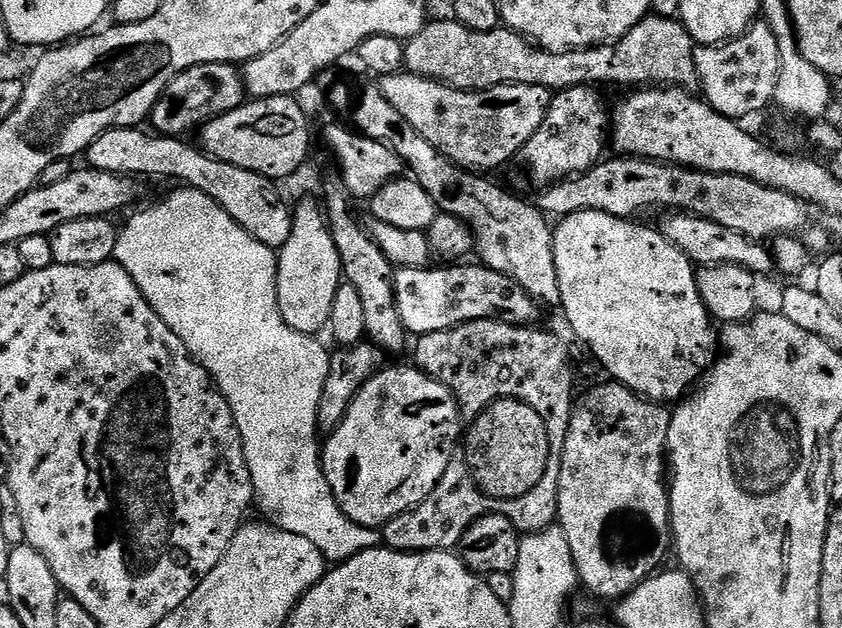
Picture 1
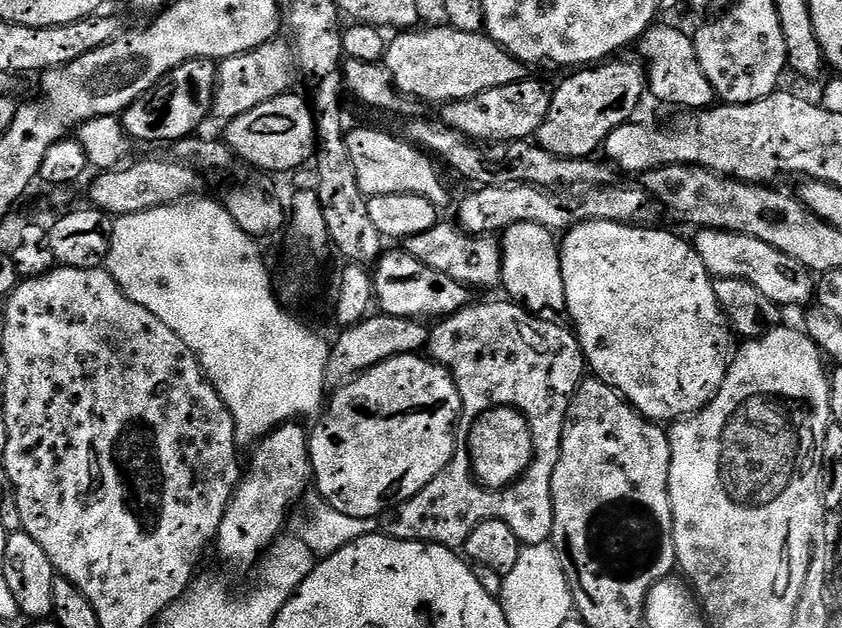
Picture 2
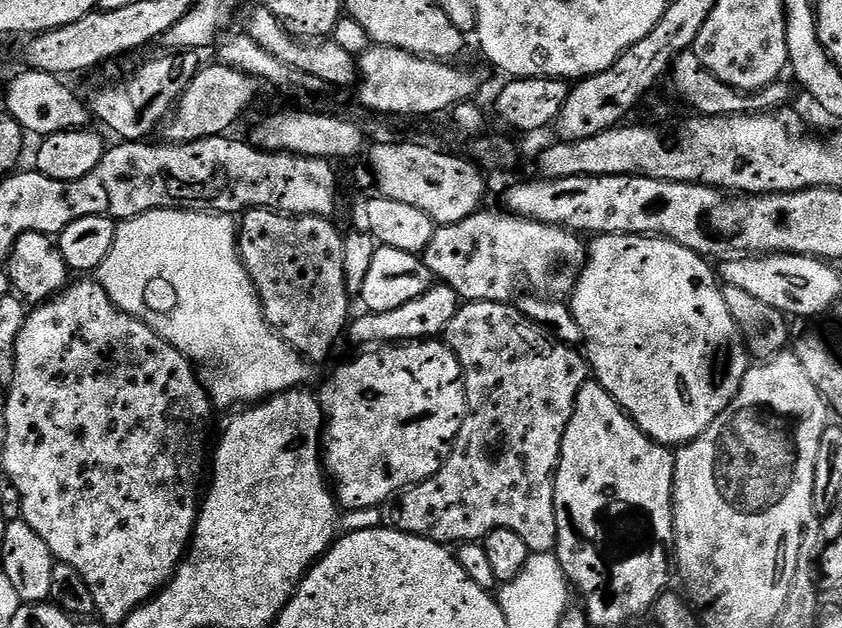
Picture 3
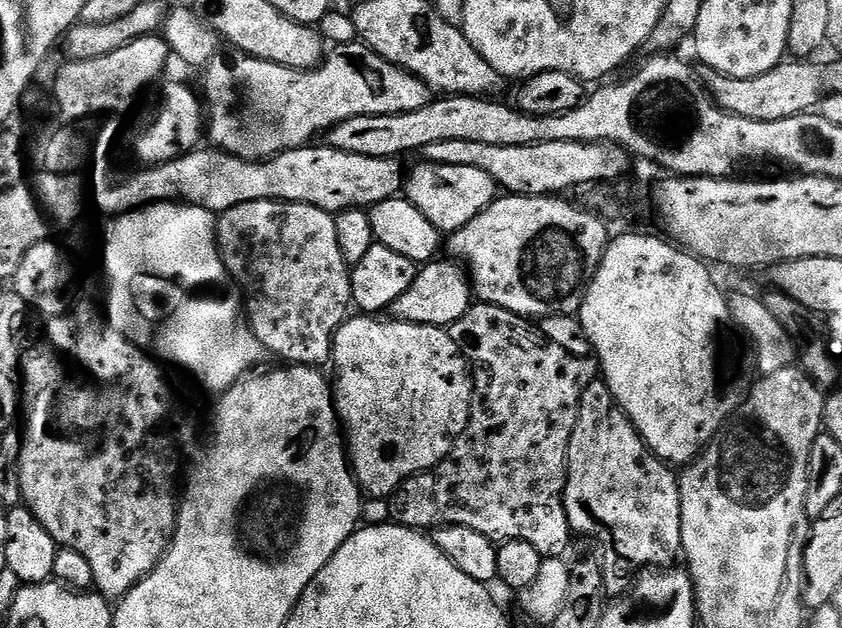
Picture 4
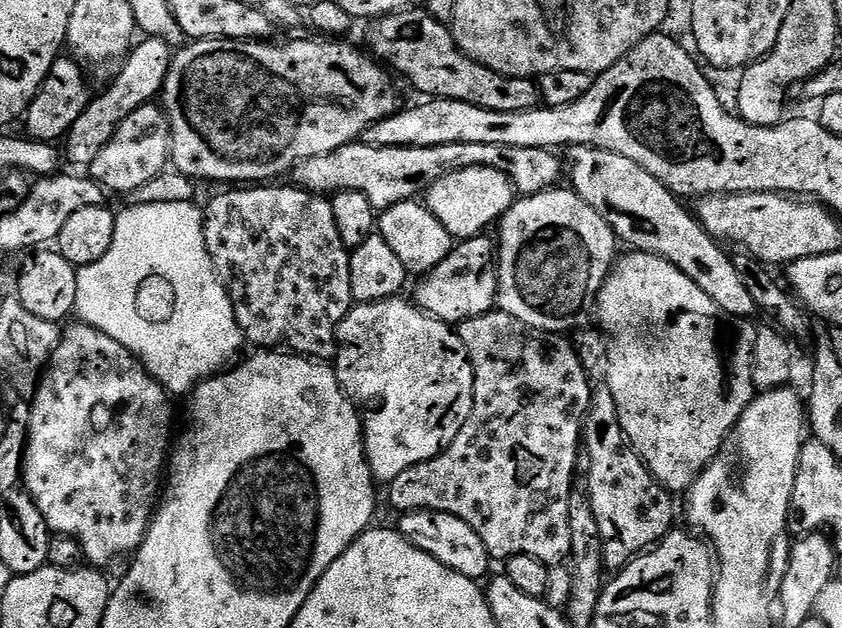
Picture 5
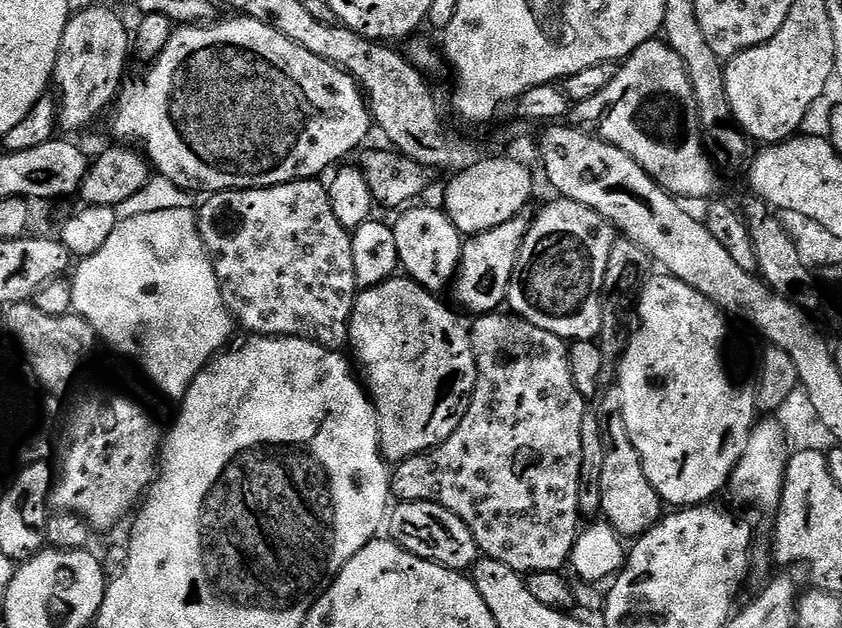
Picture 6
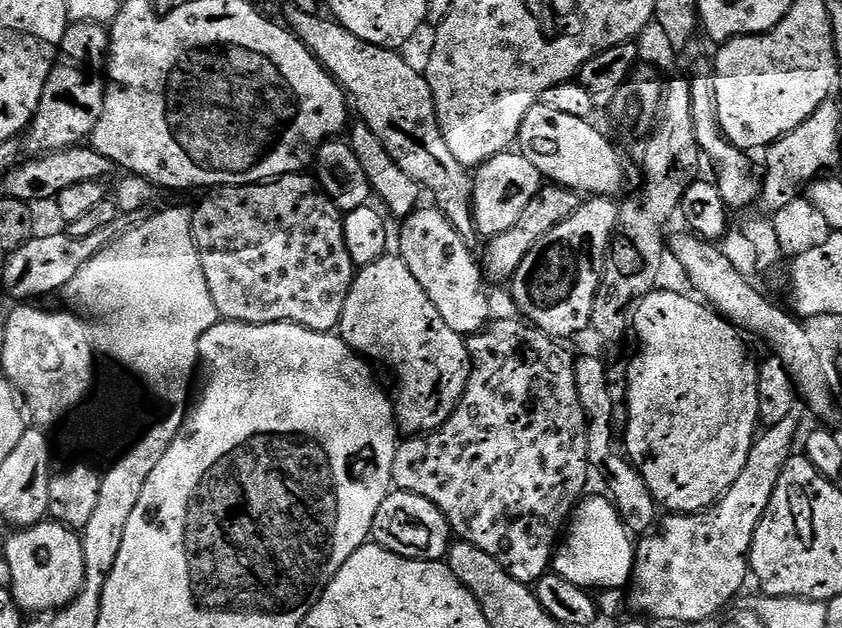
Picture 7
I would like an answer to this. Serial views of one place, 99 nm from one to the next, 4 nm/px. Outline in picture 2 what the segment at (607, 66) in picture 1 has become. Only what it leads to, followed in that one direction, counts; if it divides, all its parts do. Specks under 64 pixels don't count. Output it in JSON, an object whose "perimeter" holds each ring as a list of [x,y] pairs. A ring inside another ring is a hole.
{"perimeter":[[[659,24],[649,28],[638,41],[639,59],[646,69],[646,88],[650,96],[664,104],[677,104],[680,110],[713,107],[717,103],[716,91],[710,82],[706,82],[702,66],[698,66],[698,54],[694,50],[692,36],[680,28]],[[447,26],[423,28],[393,35],[396,37],[393,40],[391,37],[384,49],[382,63],[388,69],[394,86],[409,100],[421,105],[443,106],[529,79],[530,72],[526,65],[484,32],[463,32]]]}

